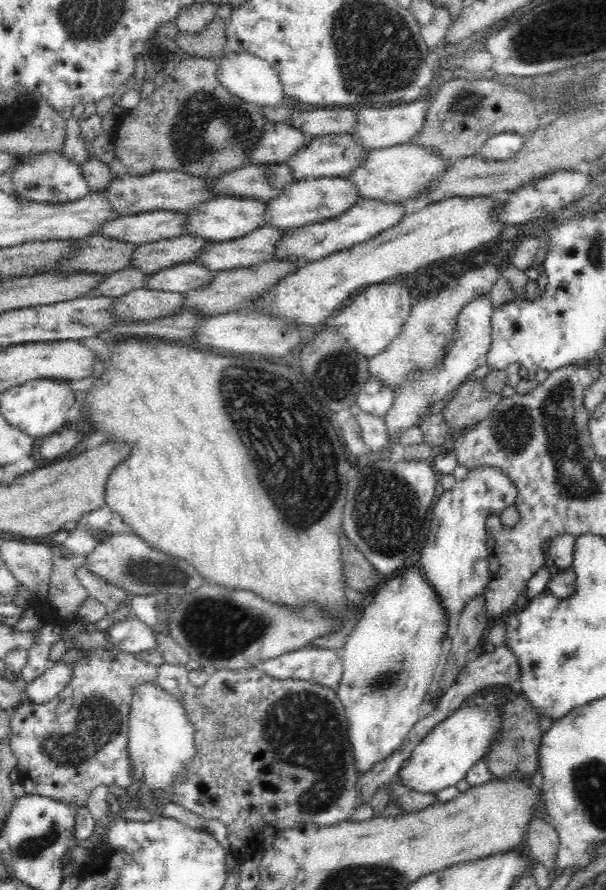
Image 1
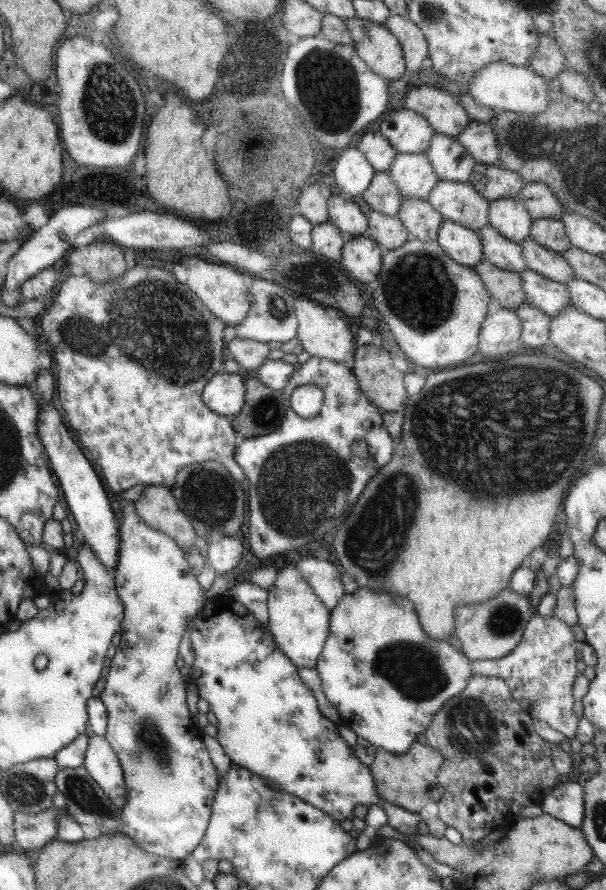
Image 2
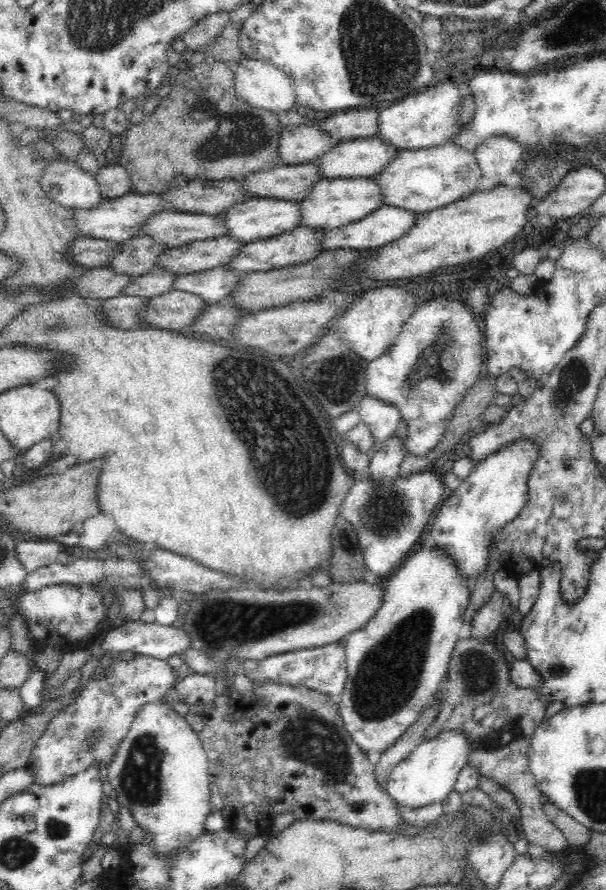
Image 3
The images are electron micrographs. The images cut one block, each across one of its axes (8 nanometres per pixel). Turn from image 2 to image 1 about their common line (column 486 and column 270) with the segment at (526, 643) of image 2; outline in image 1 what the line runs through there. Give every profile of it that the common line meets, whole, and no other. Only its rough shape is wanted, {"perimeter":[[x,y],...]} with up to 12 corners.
{"perimeter":[[306,646],[260,664],[276,680],[336,690],[343,662]]}

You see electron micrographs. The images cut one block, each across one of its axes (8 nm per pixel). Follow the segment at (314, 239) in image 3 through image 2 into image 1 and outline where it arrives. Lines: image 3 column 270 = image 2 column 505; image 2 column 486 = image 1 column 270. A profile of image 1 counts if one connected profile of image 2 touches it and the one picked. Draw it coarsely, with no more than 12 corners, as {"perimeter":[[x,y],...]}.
{"perimeter":[[268,225],[213,241],[199,264],[217,273],[275,261],[287,232]]}

